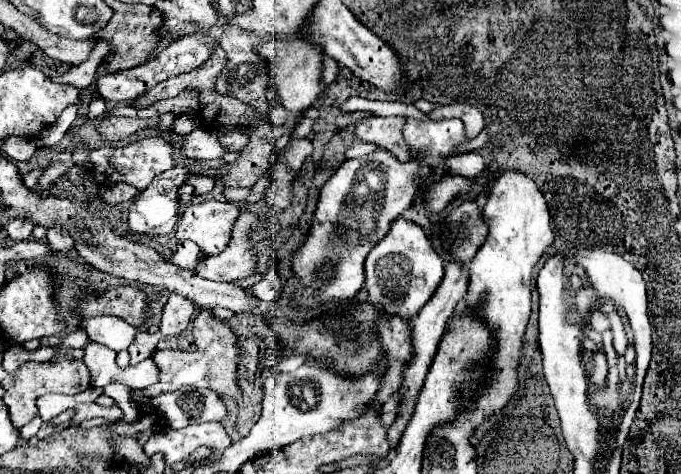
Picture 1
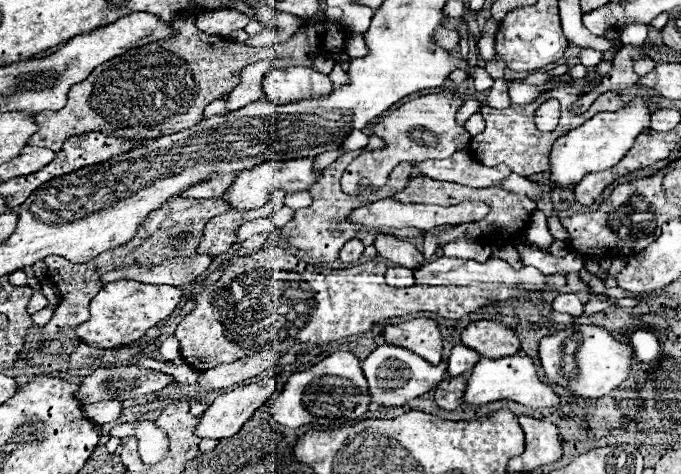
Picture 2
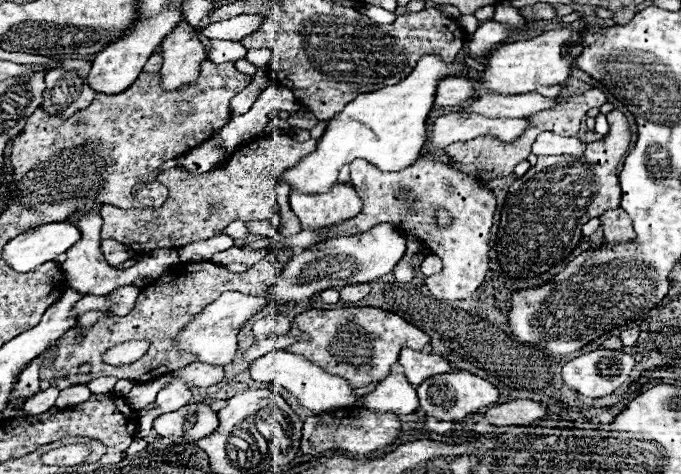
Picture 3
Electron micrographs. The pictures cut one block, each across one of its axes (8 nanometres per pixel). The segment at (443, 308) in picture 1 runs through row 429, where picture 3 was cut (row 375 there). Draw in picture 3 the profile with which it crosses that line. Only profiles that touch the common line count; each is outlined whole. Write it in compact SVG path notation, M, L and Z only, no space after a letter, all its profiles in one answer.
M388 374L374 392L364 396L360 406L376 412L412 414L418 410L418 396L416 388L406 380L404 374Z

